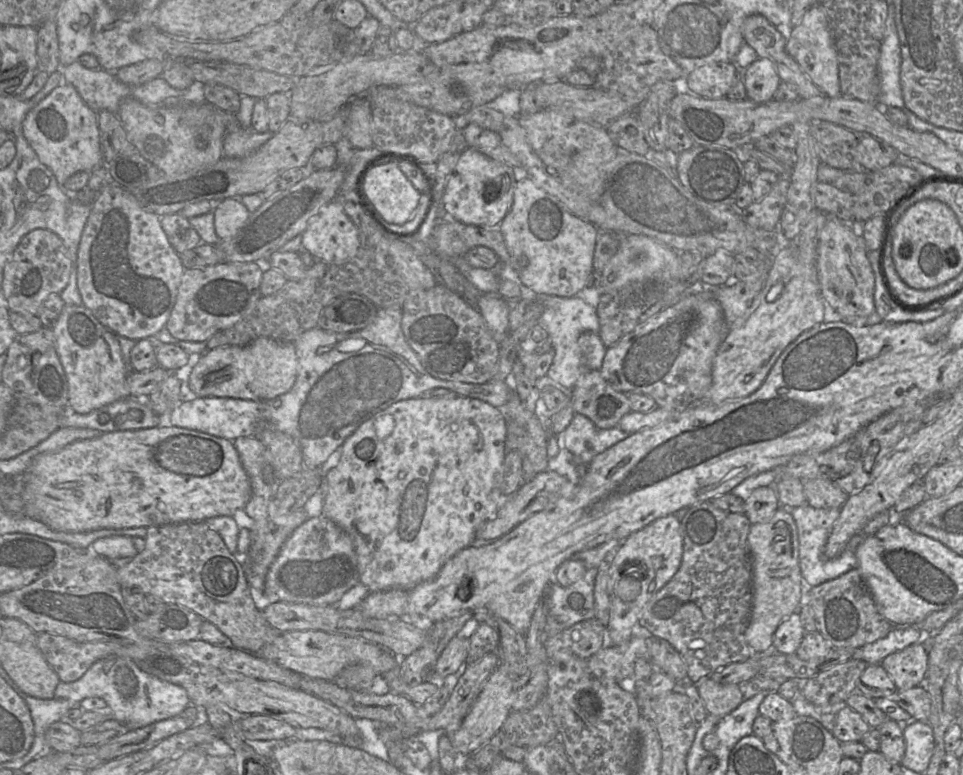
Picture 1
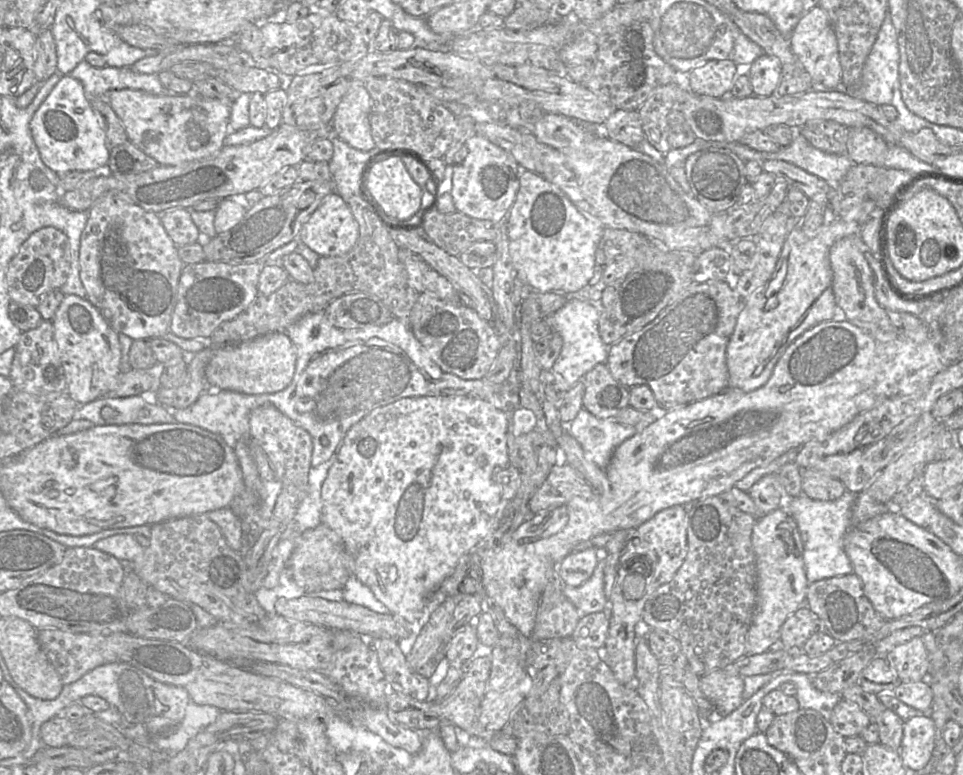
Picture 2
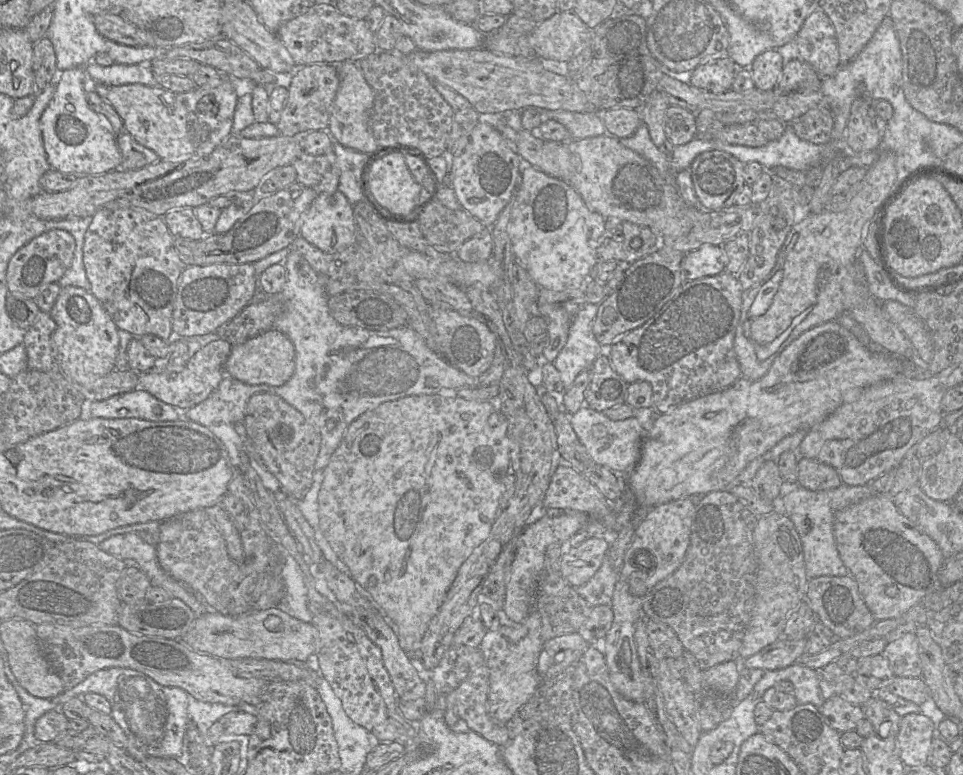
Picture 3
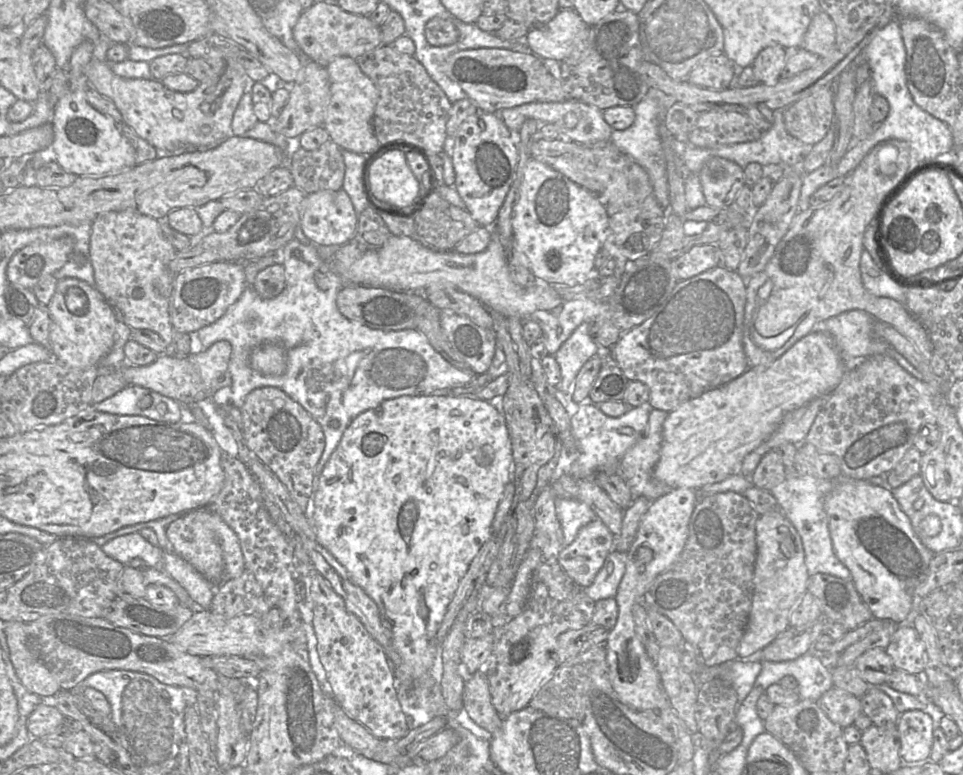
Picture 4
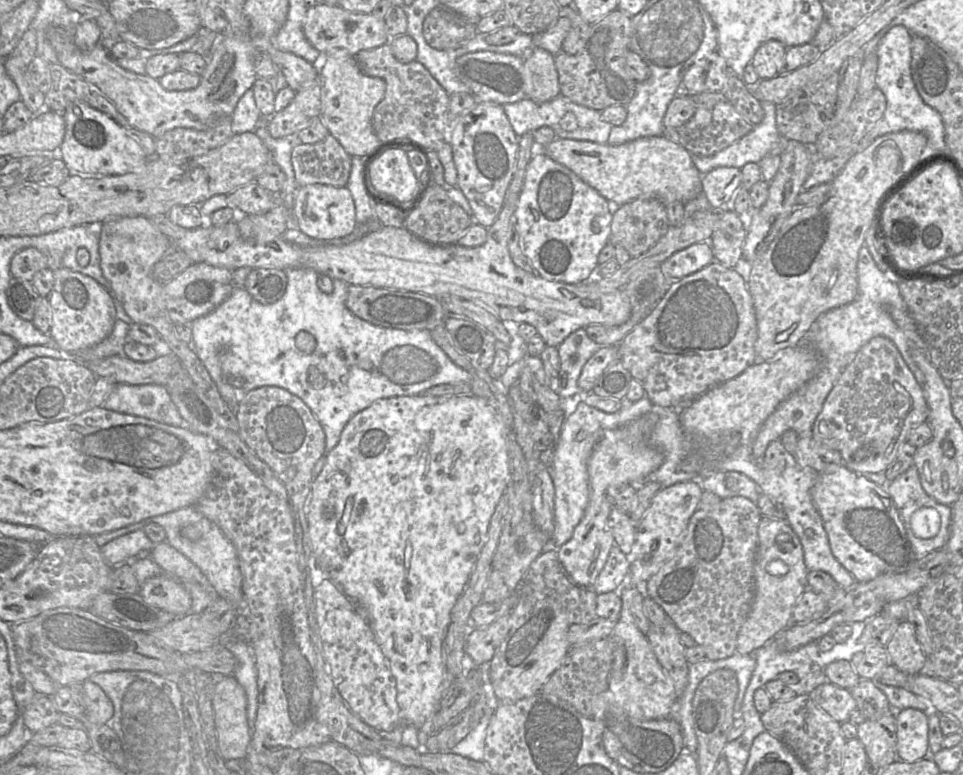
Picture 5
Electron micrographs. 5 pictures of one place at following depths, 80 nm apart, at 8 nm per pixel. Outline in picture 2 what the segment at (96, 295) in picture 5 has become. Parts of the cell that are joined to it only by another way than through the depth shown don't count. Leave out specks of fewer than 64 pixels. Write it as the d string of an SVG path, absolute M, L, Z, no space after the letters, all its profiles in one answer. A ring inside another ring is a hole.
M65 295L52 319L53 335L60 354L70 397L84 405L105 397L117 384L121 373L121 345L118 333L86 298Z

